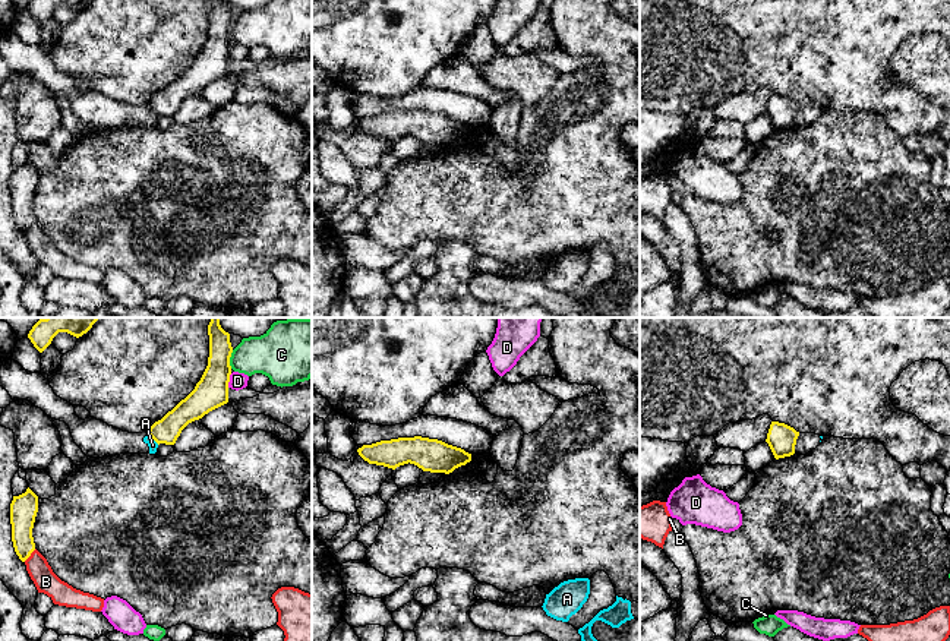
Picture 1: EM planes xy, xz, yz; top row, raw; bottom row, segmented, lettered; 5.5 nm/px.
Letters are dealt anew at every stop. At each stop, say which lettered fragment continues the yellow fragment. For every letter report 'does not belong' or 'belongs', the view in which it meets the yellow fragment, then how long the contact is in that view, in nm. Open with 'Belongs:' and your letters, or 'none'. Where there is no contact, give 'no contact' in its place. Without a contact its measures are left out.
Belongs: none
A: does not belong; meets yellow in xy; contact 80 nm long
B: does not belong; meets yellow in xy; contact 100 nm long
C: does not belong; meets yellow in xy; contact 110 nm long
D: does not belong; meets yellow in xy; contact 80 nm long

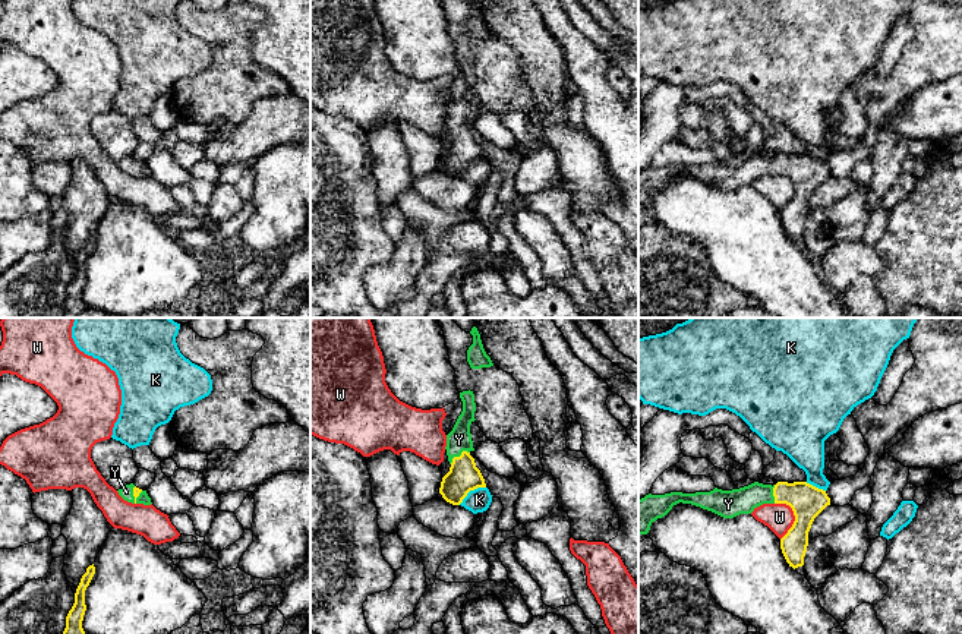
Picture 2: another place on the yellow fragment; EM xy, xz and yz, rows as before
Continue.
Belongs: Y
K: does not belong; meets yellow in xz; contact 180 nm long
W: does not belong; meets yellow in yz; contact 220 nm long
Y: belongs; meets yellow in xz; contact 130 nm long

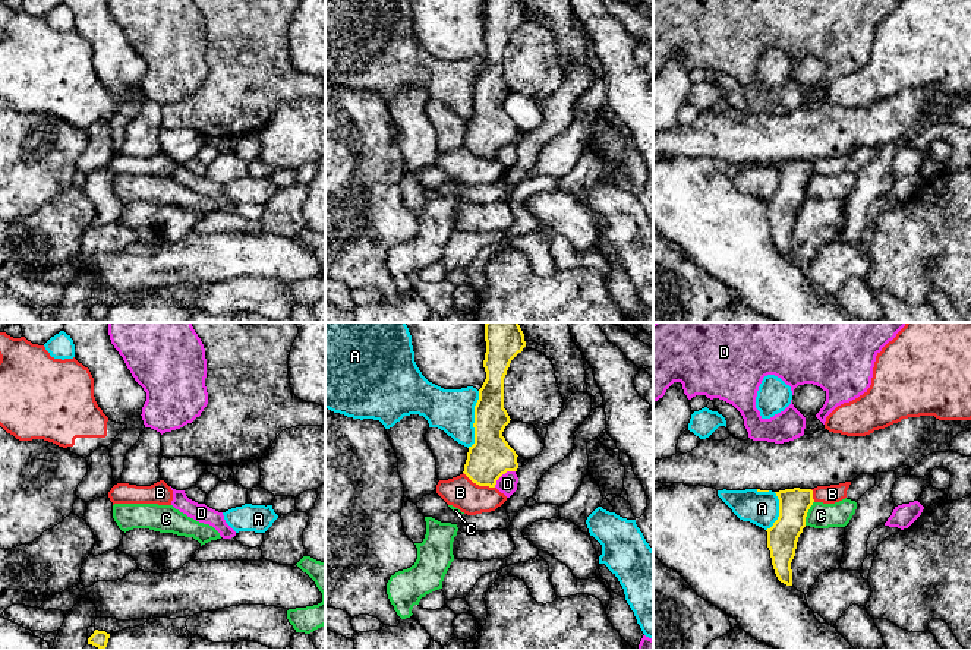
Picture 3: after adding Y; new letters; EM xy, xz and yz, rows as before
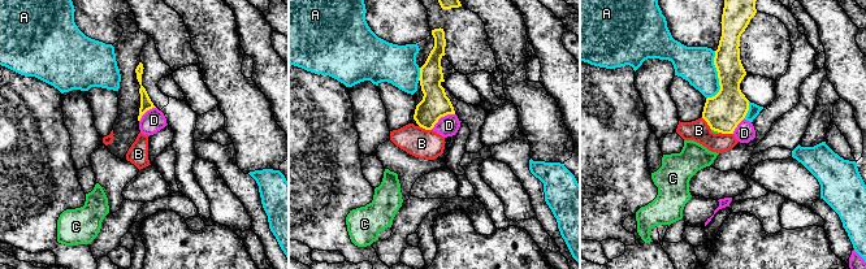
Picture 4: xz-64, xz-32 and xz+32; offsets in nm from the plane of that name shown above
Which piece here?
Belongs: none
A: does not belong; meets yellow in xz; contact 320 nm long
B: does not belong; meets yellow in xz; contact 200 nm long
C: does not belong; meets yellow in yz; contact 140 nm long
D: does not belong; meets yellow in xz; contact 150 nm long

